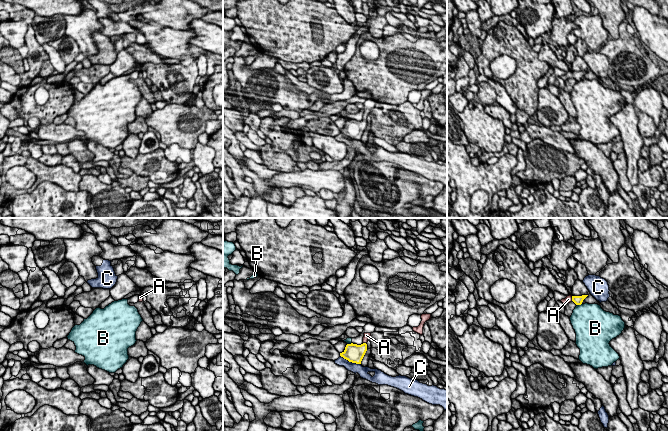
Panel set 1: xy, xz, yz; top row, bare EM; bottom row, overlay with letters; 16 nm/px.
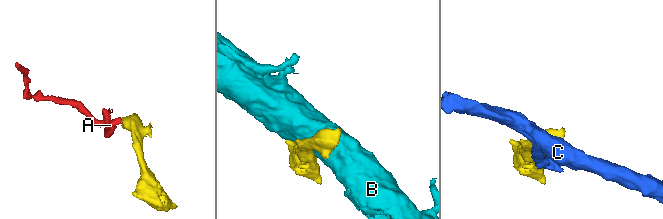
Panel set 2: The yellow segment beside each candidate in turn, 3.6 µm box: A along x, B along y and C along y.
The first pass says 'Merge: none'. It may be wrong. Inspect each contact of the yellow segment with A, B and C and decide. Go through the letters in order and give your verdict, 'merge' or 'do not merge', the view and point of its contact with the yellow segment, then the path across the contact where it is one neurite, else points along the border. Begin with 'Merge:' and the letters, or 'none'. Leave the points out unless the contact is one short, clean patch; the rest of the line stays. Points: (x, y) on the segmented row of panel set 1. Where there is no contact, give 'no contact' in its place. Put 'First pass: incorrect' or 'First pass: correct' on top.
First pass: incorrect
Merge: A
A: merge; meets yellow in yz at (572, 298); runs through yz (578, 300), (572, 298), (568, 299)
B: do not merge; meets yellow in yz at (579, 304)
C: do not merge; meets yellow in xz at (350, 361)

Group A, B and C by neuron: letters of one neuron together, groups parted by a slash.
A / B / C

